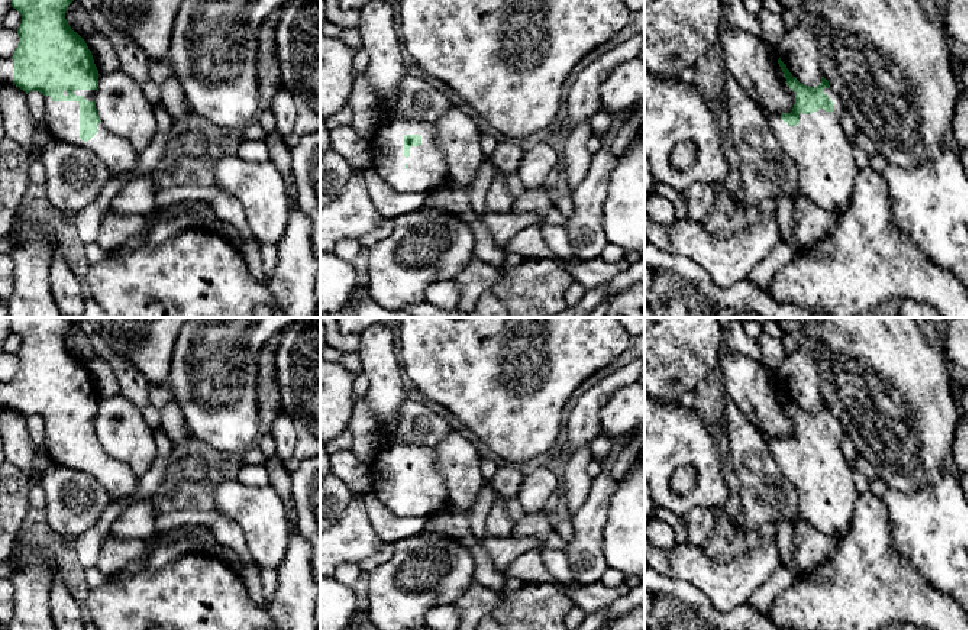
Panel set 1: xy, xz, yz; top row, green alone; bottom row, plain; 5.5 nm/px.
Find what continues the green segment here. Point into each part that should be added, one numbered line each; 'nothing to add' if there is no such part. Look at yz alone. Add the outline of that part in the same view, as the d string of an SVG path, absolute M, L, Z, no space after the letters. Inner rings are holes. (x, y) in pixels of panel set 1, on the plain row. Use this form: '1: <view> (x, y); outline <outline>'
1: yz (823, 478); outline M830 413L823 417L834 427L834 434L801 436L797 450L789 450L779 437L759 433L782 475L797 490L802 521L836 537L850 524L859 492L853 484L853 466L840 448L847 437L846 427Z

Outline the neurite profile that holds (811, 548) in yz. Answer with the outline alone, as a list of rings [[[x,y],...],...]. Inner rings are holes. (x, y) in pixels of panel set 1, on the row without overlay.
[[[801,520],[794,526],[794,555],[784,566],[798,575],[810,574],[831,556],[836,546],[836,537]]]

